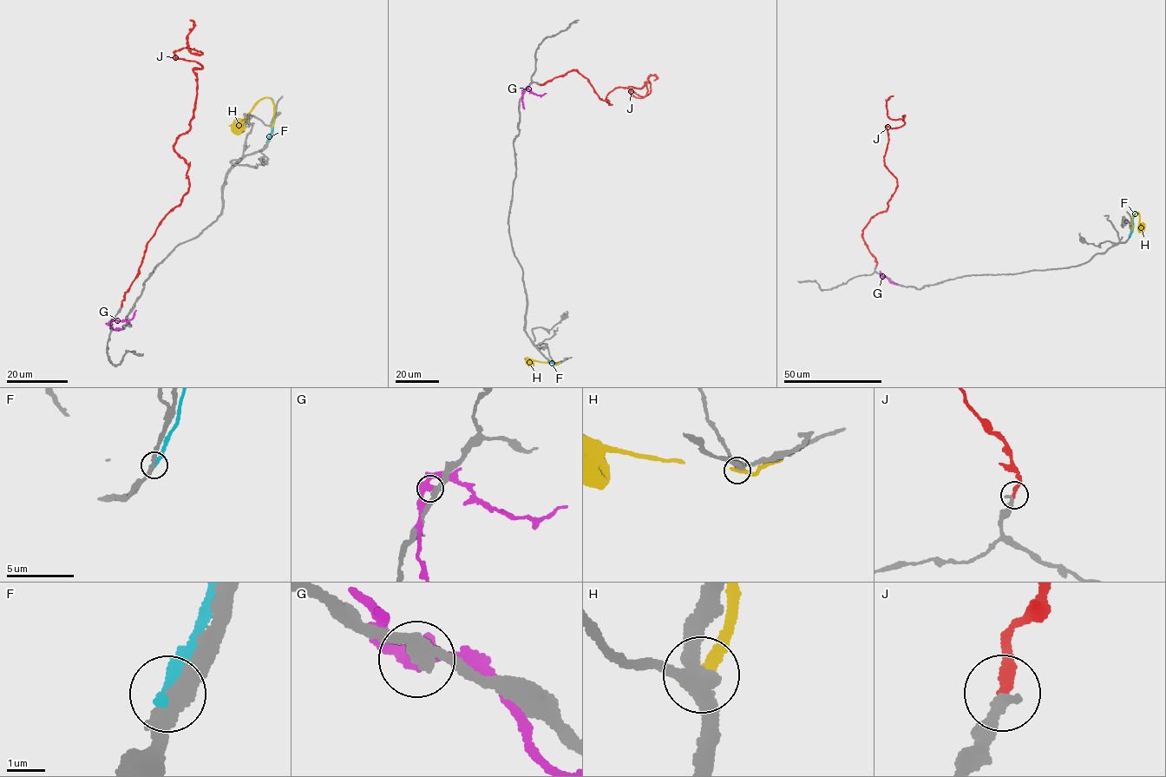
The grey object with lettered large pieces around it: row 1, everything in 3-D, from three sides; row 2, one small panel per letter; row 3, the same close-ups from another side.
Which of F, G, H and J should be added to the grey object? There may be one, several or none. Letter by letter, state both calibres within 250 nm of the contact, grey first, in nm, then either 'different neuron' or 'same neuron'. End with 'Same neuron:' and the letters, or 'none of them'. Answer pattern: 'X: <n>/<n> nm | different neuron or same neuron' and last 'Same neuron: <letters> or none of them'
F: 340/320 nm | different neuron
G: 400/280 nm | different neuron
H: 360/340 nm | different neuron
J: 320/300 nm | same neuron
Same neuron: J

